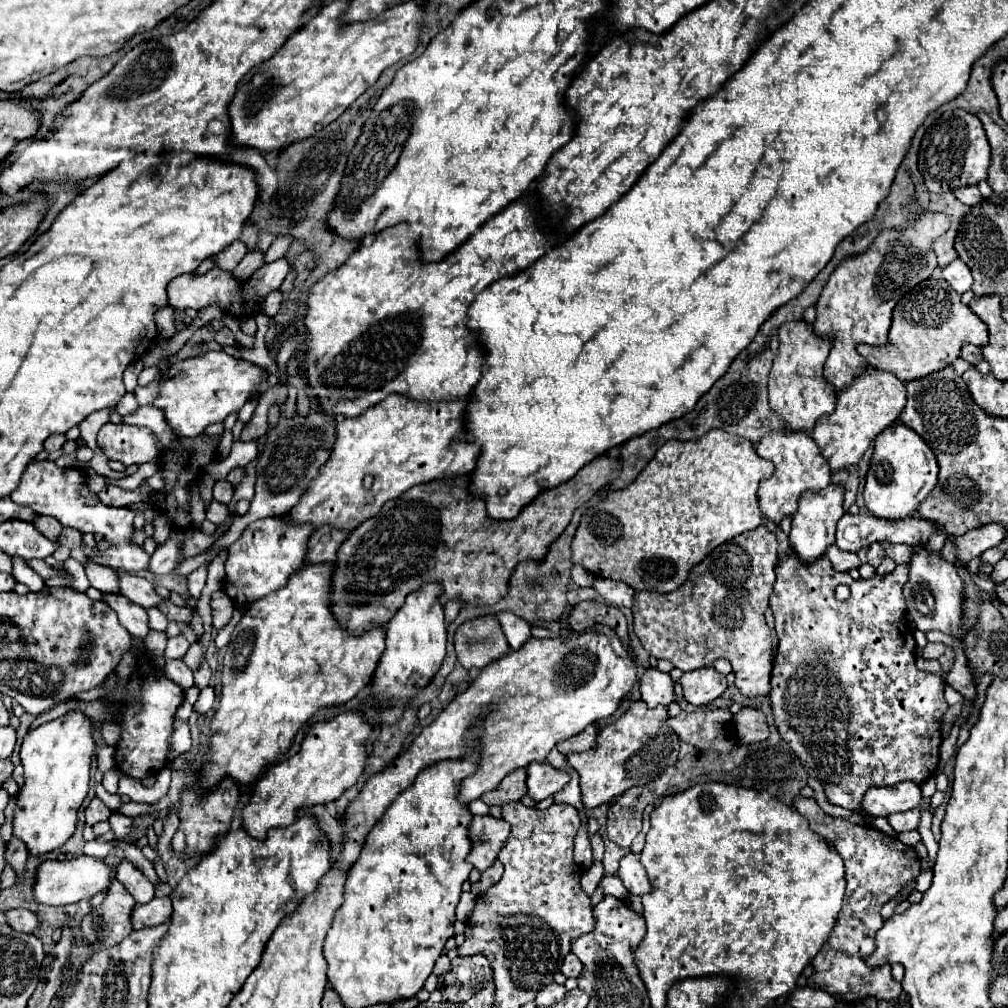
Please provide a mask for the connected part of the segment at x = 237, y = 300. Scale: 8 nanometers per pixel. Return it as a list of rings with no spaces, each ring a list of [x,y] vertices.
[[[213,267],[201,277],[193,273],[181,275],[169,283],[169,305],[175,309],[205,309],[213,303],[219,303],[229,315],[243,319],[245,303],[241,299],[243,283],[233,279],[231,273]]]

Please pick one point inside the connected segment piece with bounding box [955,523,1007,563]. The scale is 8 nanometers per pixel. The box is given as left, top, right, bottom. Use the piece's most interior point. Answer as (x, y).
(973, 543)

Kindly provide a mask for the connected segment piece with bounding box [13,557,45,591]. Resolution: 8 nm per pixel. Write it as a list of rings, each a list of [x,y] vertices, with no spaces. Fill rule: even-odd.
[[[13,557],[13,575],[19,583],[27,585],[29,591],[41,591],[45,587],[45,579],[39,577],[31,567],[27,567],[21,557]]]

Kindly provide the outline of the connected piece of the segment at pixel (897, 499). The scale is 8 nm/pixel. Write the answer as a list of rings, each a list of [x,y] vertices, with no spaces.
[[[893,423],[889,429],[875,437],[873,457],[867,471],[867,483],[863,491],[865,507],[881,519],[907,519],[917,513],[919,503],[937,485],[937,461],[927,443],[907,425]]]

